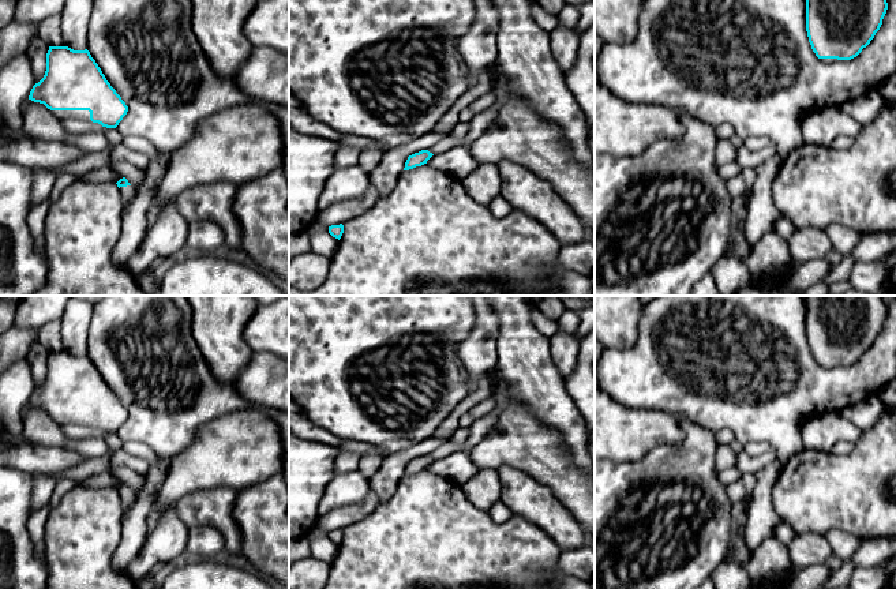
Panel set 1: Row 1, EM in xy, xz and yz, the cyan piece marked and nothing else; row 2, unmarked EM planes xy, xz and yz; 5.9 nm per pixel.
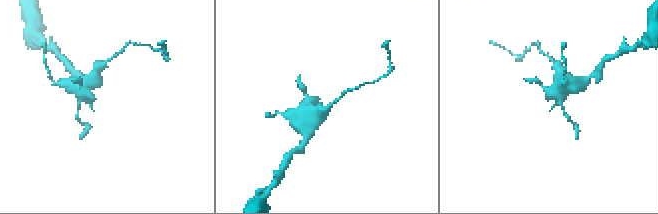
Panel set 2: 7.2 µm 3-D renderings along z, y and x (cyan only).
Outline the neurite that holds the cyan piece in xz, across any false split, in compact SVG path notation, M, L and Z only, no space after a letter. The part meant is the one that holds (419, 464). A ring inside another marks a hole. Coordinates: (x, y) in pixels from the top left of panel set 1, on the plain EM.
M421 455L419 458L415 458L415 459L409 461L408 465L406 465L406 468L405 468L404 476L409 476L409 474L413 474L416 472L421 472L421 470L427 469L427 466L432 461L434 459L430 458L428 455Z

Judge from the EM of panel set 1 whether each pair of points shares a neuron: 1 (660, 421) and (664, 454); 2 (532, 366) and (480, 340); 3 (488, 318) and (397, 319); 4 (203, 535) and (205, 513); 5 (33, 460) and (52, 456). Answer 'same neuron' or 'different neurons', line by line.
1: different neurons
2: different neurons
3: different neurons
4: different neurons
5: same neuron

